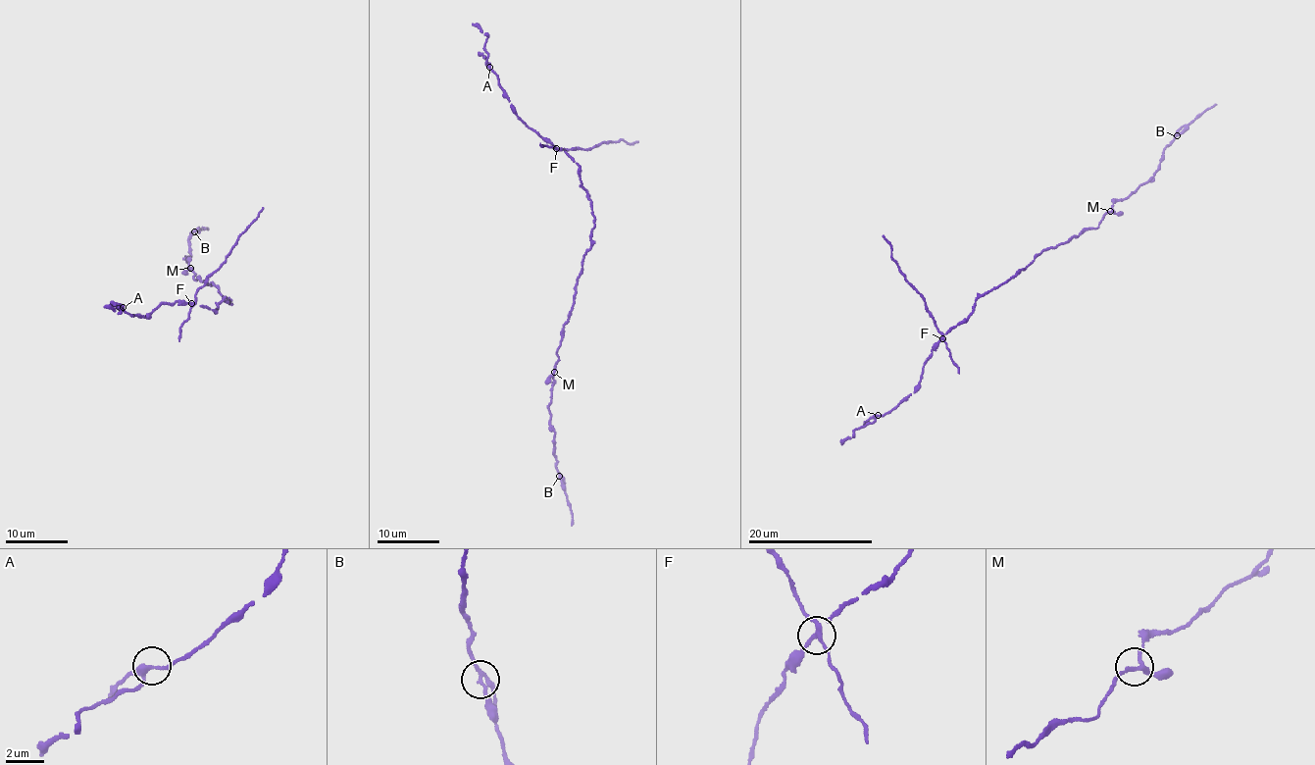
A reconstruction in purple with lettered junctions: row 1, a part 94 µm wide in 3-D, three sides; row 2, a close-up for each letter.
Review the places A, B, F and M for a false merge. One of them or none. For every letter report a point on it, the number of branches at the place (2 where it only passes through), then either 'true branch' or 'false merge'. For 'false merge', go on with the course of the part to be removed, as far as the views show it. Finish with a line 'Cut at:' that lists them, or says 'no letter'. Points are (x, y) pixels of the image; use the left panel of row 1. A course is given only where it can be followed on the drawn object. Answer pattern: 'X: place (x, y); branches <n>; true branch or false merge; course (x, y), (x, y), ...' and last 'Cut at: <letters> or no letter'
A: place (123, 307); branches 3; true branch
B: place (194, 231); branches 3; true branch
F: place (191, 303); branches 3; false merge; course (190, 304), (263, 207)
M: place (190, 268); branches 3; true branch
Cut at: F

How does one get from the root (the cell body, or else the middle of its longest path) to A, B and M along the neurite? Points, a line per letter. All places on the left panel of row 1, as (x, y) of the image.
A: (224, 296), (231, 304), (220, 302), (216, 311), (197, 301), (161, 303), (146, 318), (131, 315), (123, 307)
B: (224, 296), (219, 285), (193, 279), (194, 271), (184, 259), (190, 257), (188, 237), (194, 231)
M: (224, 296), (219, 285), (193, 279), (194, 271), (190, 268)

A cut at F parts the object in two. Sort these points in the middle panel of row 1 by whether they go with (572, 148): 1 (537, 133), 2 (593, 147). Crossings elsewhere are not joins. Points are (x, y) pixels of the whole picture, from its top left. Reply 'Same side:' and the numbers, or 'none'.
Same side: 2

